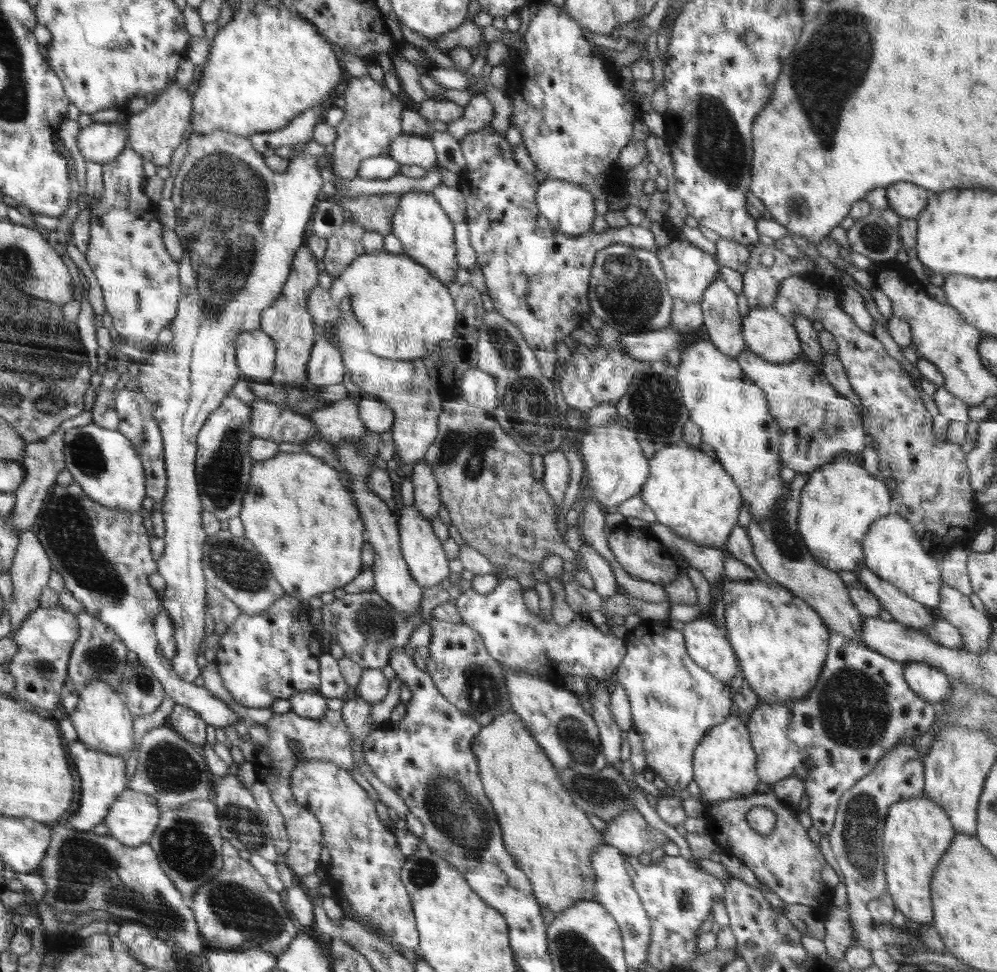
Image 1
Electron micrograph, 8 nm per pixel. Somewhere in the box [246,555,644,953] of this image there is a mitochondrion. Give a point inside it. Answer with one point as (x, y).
(456, 814)

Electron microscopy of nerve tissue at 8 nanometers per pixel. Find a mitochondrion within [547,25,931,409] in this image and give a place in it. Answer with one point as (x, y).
(718, 144)

